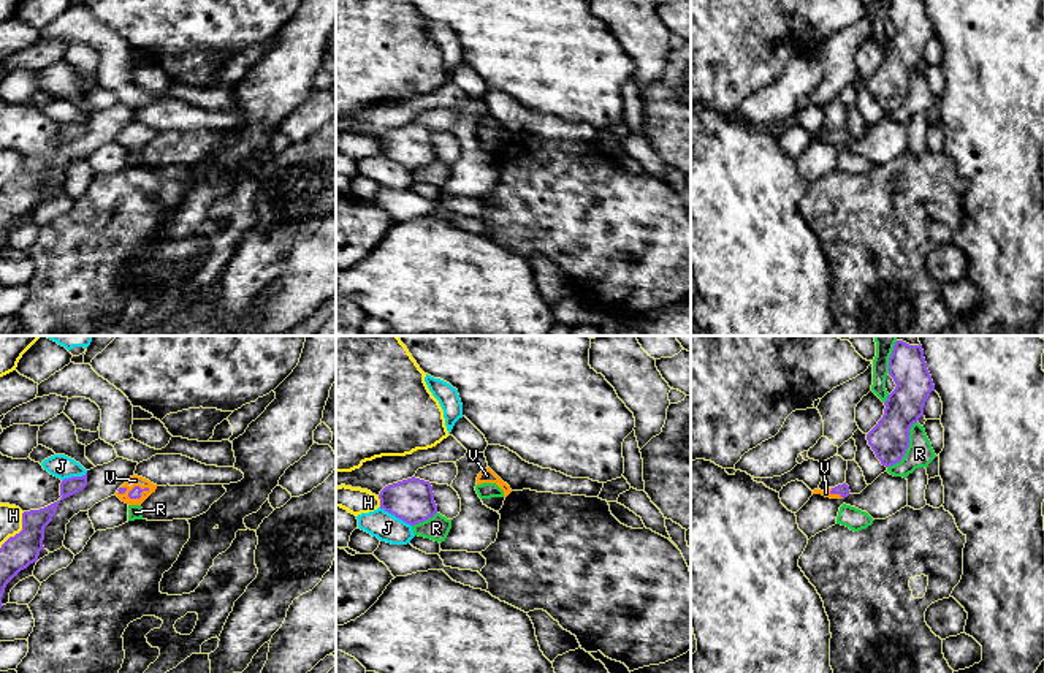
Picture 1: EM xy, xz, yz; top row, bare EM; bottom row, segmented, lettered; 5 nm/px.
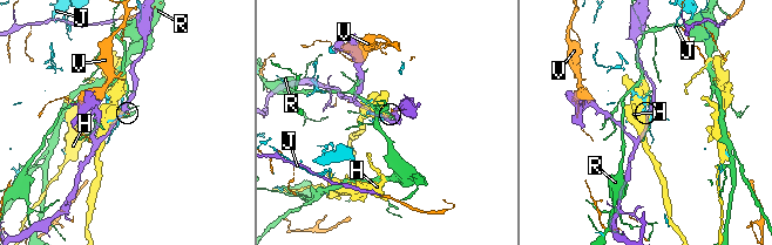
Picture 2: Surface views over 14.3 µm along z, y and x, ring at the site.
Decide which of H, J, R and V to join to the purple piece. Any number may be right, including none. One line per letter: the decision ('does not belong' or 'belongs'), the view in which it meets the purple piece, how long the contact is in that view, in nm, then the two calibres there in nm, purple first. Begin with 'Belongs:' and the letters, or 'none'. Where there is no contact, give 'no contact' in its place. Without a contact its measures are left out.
Belongs: V
H: does not belong; contact in xy; length 220 nm; calibres 170 and 110 nm
J: does not belong; contact in xz; length 190 nm; calibres 220 and 140 nm
R: does not belong; contact in yz; length 280 nm; calibres 200 and 140 nm
V: belongs; contact in xy; length 170 nm; calibres 60 and 60 nm

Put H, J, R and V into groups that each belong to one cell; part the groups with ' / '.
H / J / R / V

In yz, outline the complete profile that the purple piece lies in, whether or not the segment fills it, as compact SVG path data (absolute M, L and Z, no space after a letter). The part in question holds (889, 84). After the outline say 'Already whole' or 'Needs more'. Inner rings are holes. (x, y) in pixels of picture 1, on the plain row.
M890 0L889 21L895 35L884 48L884 60L867 79L868 90L882 111L900 108L909 92L909 74L924 62L935 30L924 0Z. Already whole

